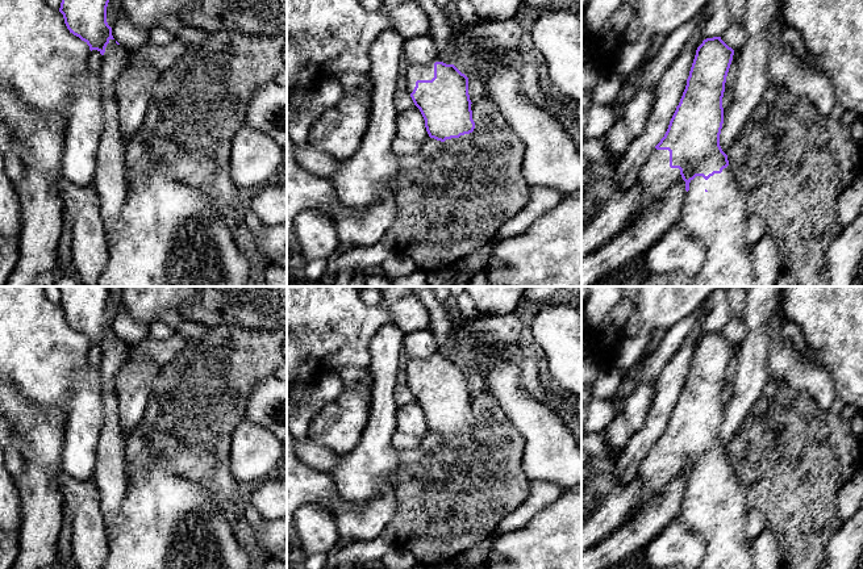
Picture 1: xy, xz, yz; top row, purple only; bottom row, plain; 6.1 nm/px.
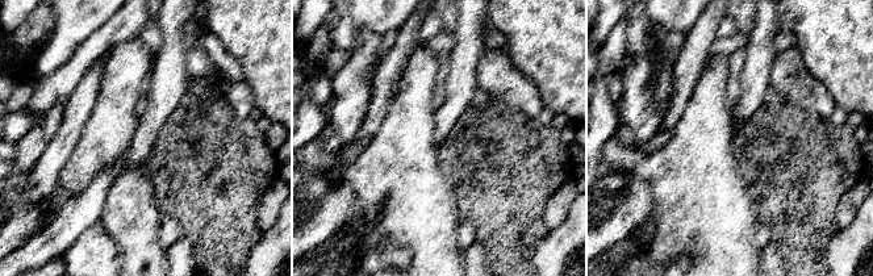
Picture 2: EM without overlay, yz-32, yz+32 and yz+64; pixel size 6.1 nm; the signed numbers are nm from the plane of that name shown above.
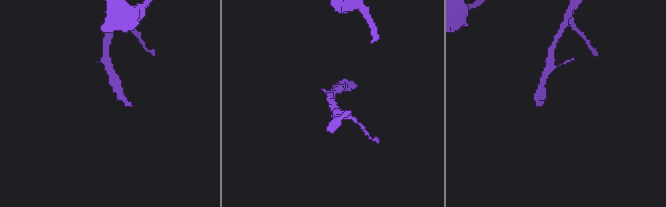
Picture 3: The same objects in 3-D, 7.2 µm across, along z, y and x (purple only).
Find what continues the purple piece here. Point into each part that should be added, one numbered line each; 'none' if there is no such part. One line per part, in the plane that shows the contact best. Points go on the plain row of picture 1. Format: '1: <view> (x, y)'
1: yz (717, 513)

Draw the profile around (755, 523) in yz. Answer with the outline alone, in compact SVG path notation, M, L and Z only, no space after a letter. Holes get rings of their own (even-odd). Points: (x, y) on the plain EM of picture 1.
M751 509L749 510L745 534L746 537L752 541L767 527L767 519L762 511Z

